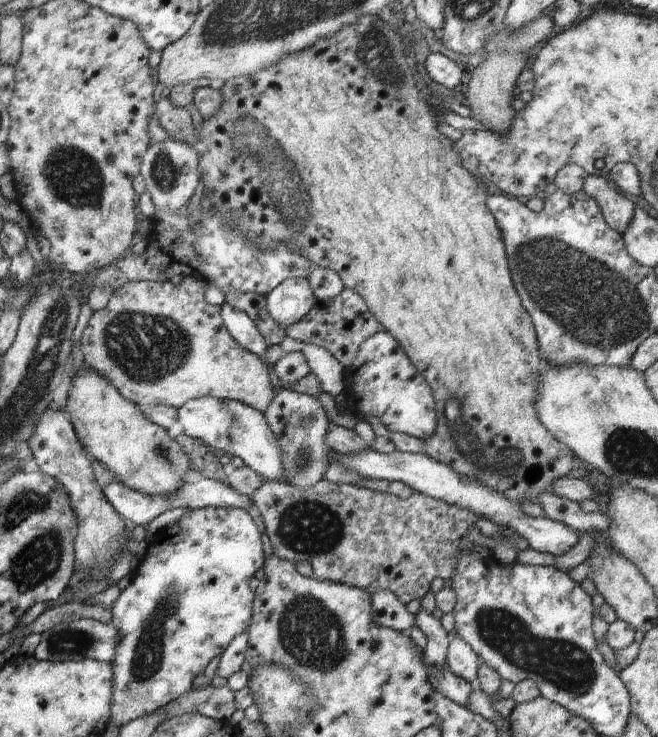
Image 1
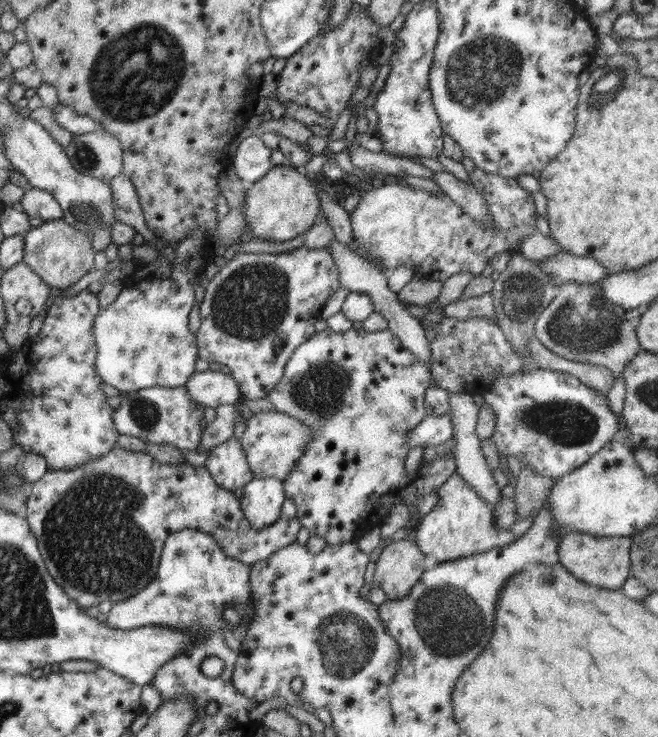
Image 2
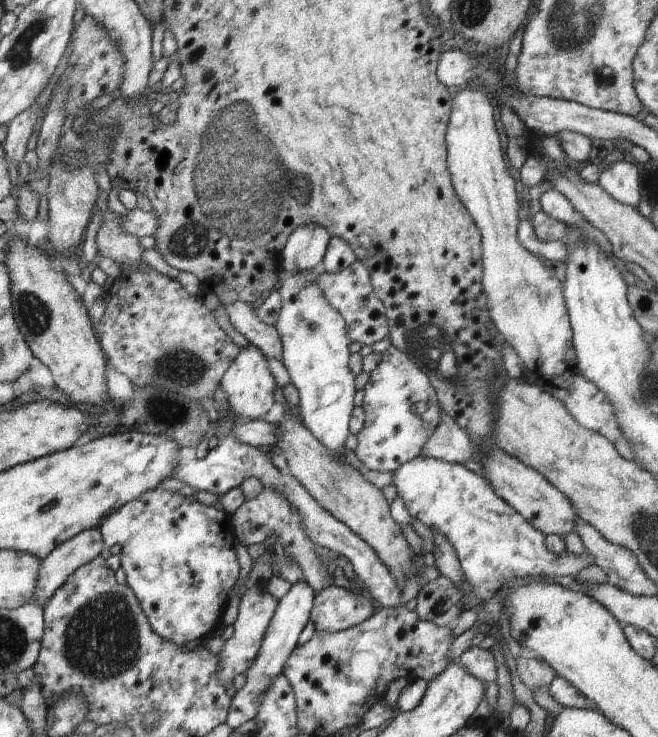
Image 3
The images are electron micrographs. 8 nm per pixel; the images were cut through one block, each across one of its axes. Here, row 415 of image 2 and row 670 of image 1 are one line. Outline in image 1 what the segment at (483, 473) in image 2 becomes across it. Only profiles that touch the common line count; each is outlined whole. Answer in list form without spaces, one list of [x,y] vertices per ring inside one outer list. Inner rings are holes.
[[[458,635],[449,640],[446,662],[452,674],[470,684],[476,682],[480,658]]]

